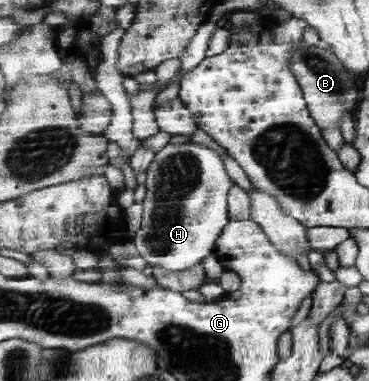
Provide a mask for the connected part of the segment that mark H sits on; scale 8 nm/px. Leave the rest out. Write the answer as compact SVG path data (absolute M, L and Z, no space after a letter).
M168 143L157 152L156 158L146 173L145 219L142 221L142 229L132 240L138 254L151 267L162 266L174 272L188 270L200 264L206 256L215 253L218 238L221 238L225 227L231 221L229 193L235 183L226 172L222 156L212 148L197 143Z

